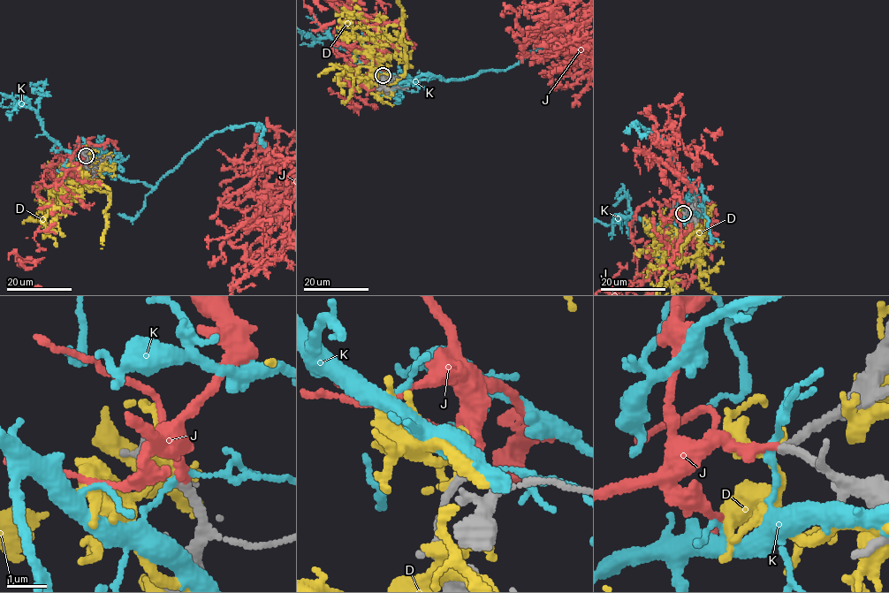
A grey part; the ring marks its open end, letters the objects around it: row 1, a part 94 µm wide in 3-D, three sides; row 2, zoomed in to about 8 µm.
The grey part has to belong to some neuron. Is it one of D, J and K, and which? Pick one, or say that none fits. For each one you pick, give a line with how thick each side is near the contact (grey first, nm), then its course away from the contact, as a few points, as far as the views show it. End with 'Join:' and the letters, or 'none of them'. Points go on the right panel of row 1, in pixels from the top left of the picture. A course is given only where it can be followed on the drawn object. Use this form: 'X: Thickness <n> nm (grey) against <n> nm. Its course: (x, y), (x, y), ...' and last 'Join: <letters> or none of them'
J: Thickness 200 nm (grey) against 220 nm
Join: J

